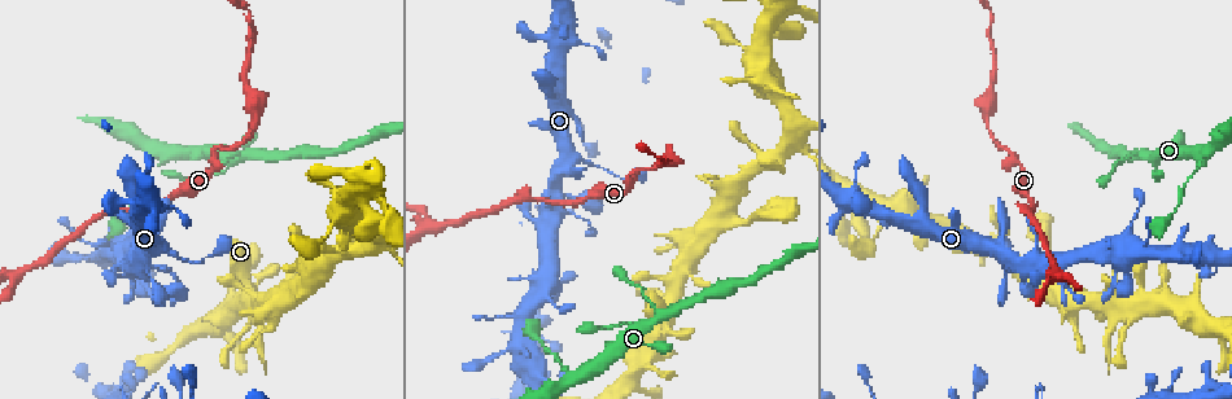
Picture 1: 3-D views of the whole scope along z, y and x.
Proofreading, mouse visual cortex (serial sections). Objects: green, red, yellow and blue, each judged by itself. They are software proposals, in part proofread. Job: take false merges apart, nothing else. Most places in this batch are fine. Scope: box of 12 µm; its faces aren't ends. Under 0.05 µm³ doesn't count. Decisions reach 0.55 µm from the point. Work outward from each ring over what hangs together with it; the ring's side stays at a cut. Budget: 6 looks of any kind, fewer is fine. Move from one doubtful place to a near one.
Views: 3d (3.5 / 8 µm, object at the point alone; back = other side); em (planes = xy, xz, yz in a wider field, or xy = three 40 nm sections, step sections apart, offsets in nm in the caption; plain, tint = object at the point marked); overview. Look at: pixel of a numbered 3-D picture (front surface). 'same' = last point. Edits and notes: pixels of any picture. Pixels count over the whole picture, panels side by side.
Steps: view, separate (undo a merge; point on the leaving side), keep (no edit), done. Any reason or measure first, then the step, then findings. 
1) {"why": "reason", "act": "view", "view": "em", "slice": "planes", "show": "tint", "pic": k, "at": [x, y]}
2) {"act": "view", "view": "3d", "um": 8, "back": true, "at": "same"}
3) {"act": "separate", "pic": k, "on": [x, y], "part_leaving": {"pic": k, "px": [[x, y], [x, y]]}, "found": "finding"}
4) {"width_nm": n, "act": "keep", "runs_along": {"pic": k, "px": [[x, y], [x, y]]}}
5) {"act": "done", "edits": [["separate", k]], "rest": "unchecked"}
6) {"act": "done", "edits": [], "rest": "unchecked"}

{"why": "abrupt turn", "act": "view", "view": "3d", "um": 3.5, "pic": 1, "at": [217, 147]}

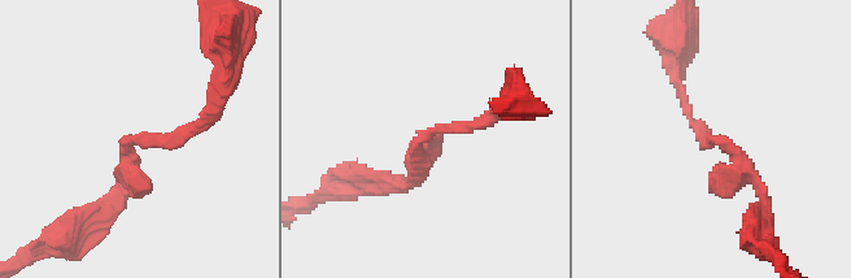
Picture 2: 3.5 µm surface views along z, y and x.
{"arm_widths_nm": [150, 150], "act": "view", "view": "em", "slice": "xy", "step": 5, "show": "tint", "pic": 2, "at": [132, 141]}

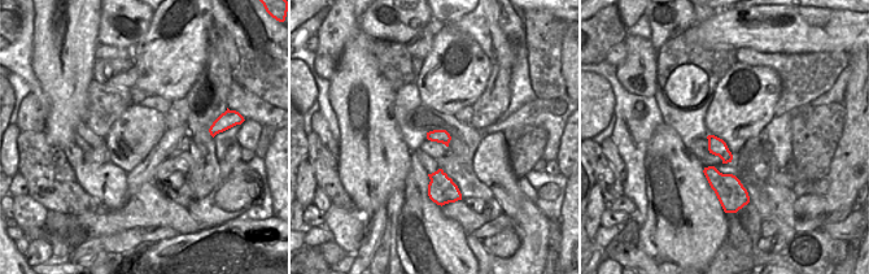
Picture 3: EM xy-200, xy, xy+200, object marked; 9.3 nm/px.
{"act": "keep", "runs_along": {"pic": 2, "px": [[398, 186], [427, 135], [494, 112]]}, "found": "one cell here"}

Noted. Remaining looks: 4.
{"why": "four or more arms meet", "act": "view", "view": "3d", "um": 3.5, "back": true, "pic": 1, "at": [130, 204]}

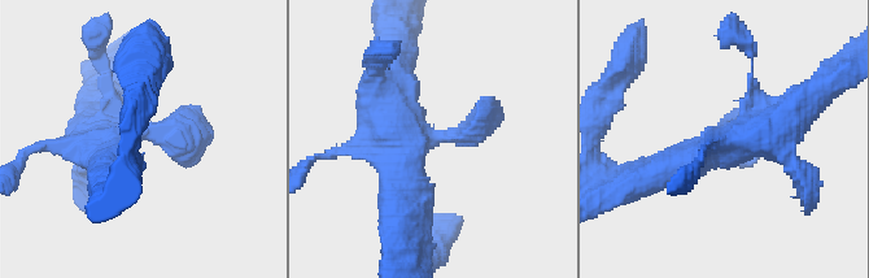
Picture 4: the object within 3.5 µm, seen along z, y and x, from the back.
{"why": "need the tissue", "act": "view", "view": "em", "slice": "xy", "step": 3, "show": "tint", "pic": 4, "at": [721, 132]}

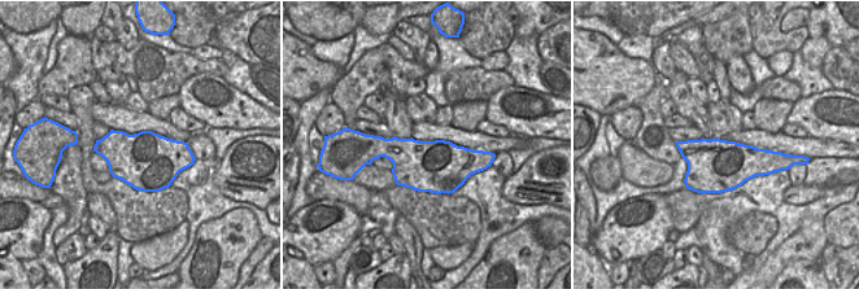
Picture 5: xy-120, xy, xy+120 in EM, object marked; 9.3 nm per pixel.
{"act": "keep", "runs_along": {"pic": 4, "px": [[685, 161], [785, 125], [828, 85]]}, "found": "one cell here"}

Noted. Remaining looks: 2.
{"why": "four or more arms meet", "act": "view", "view": "3d", "um": 3.5, "pic": 1, "at": [1119, 245]}

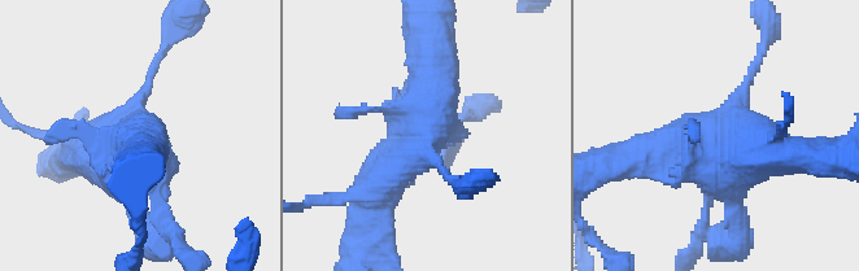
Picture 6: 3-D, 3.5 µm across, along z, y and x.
{"why": "now the EM", "act": "view", "view": "em", "slice": "xy", "step": 3, "show": "tint", "pic": 6, "at": [423, 135]}

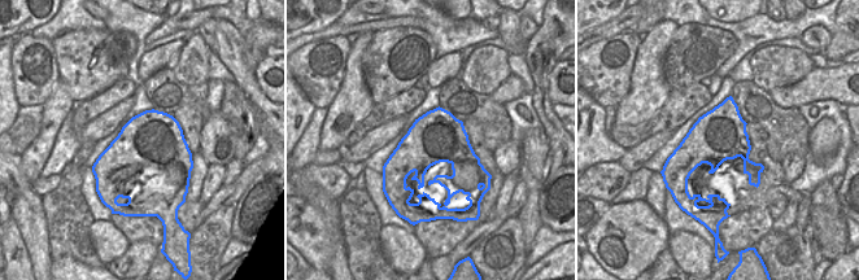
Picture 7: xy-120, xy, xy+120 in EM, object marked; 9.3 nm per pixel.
{"width_nm": 480, "act": "keep", "runs_along": {"pic": 6, "px": [[430, 31], [430, 131], [386, 176]]}, "found": "all the same cell"}

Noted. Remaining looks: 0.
{"act": "done", "edits": [], "rest": "unchecked"}

